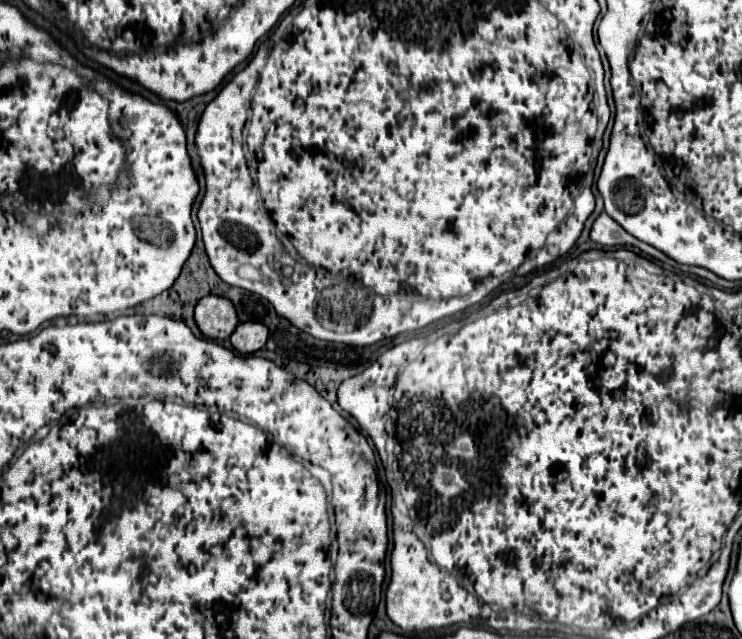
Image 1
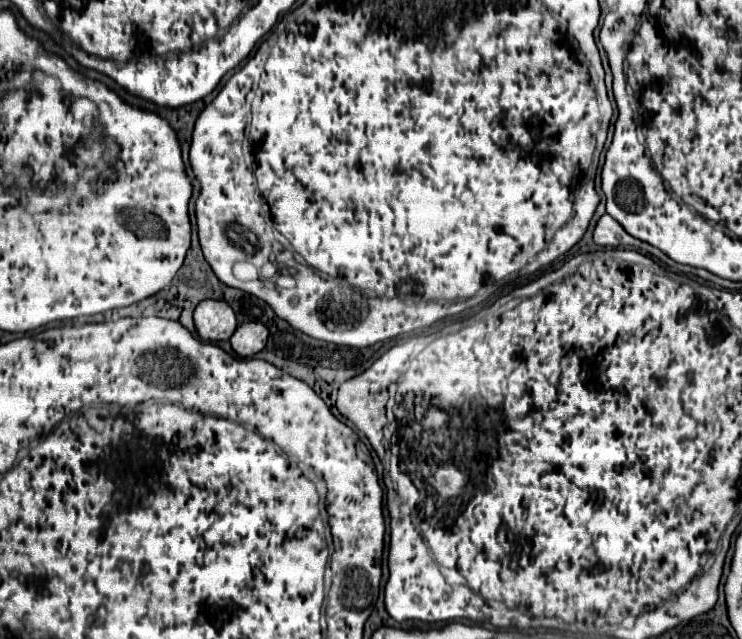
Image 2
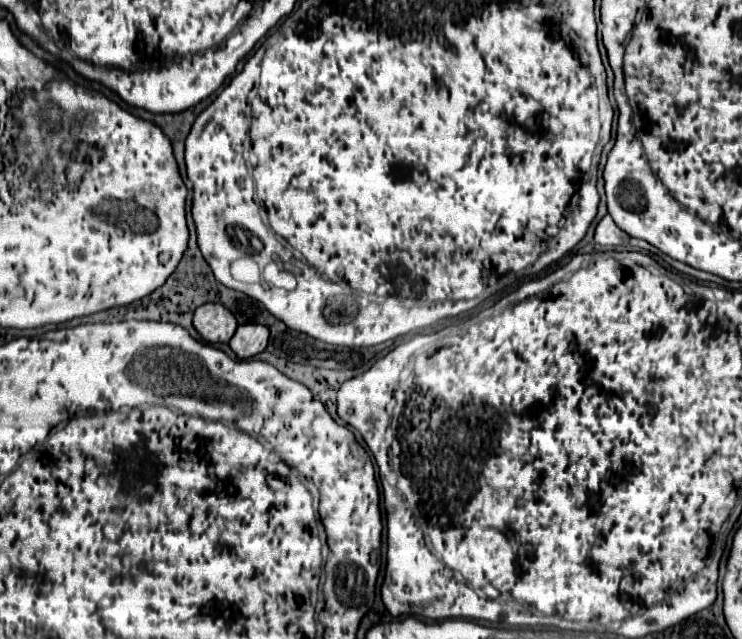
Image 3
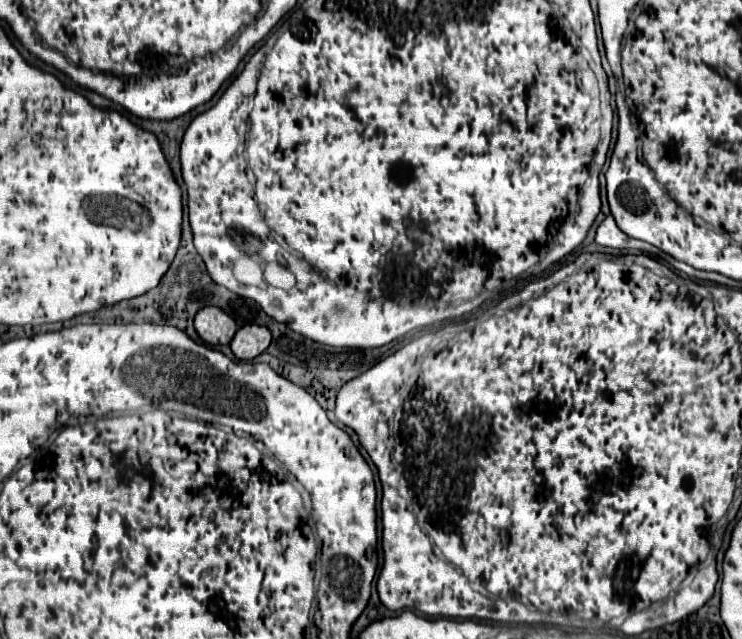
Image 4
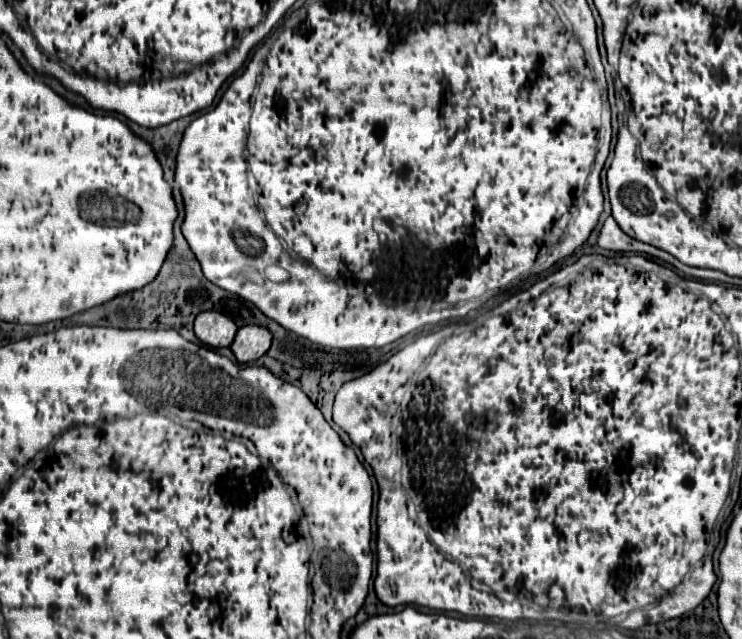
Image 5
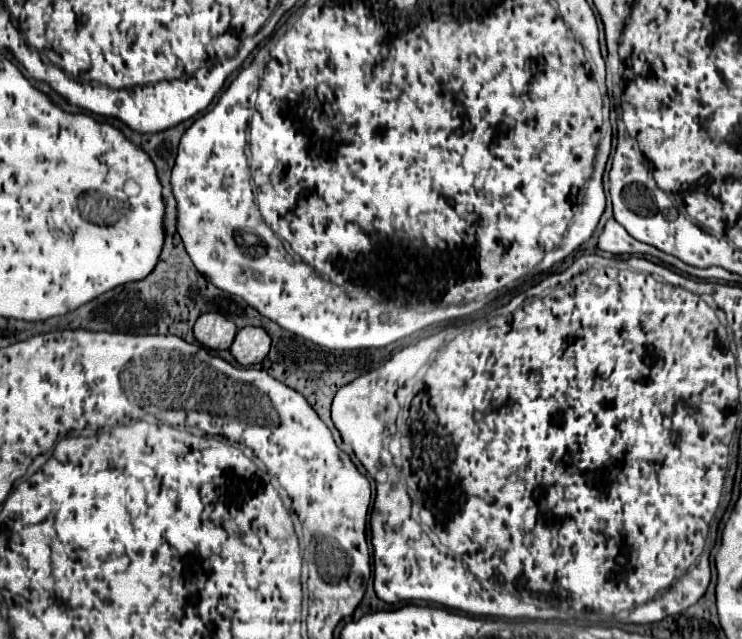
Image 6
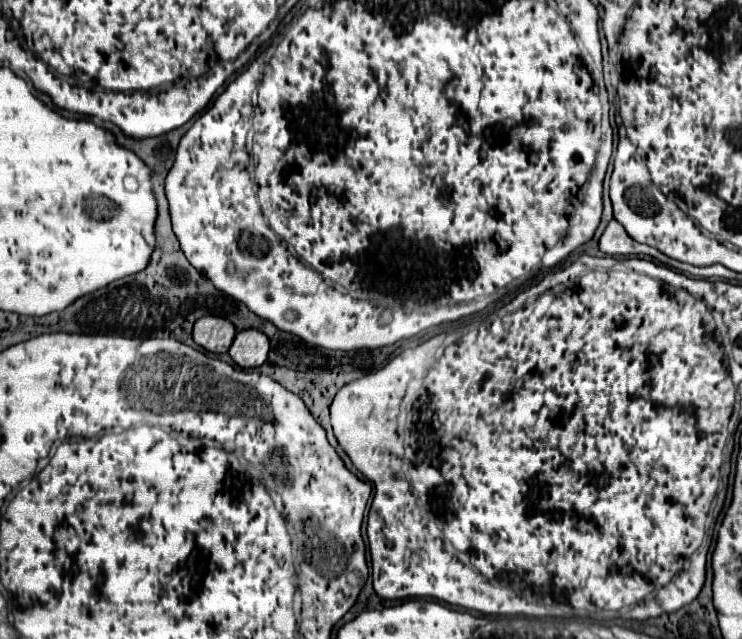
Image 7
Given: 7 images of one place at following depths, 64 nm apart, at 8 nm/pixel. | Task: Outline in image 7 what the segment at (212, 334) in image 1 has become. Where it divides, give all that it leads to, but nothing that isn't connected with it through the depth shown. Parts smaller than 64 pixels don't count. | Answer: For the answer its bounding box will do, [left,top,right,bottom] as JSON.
[192,316,236,354]

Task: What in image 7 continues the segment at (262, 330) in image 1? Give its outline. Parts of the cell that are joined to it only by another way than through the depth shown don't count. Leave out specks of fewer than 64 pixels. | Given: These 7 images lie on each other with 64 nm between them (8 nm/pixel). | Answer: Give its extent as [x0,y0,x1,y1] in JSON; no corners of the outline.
[230,330,270,368]

